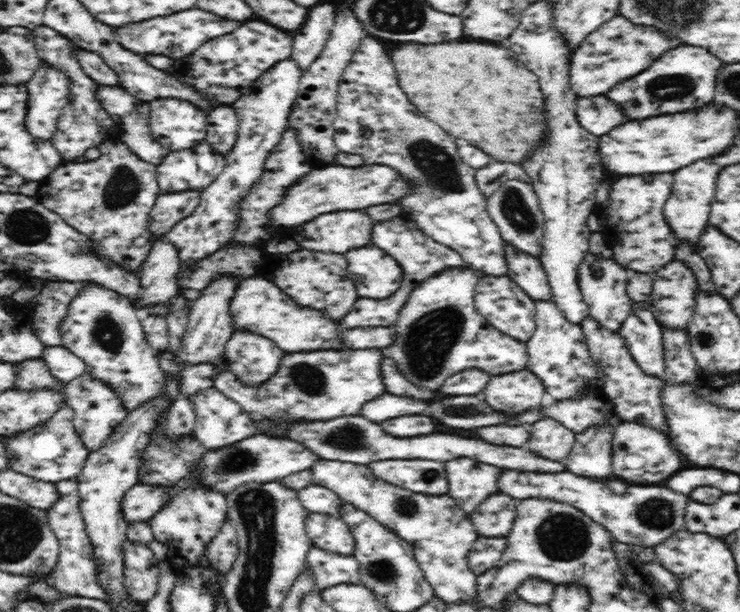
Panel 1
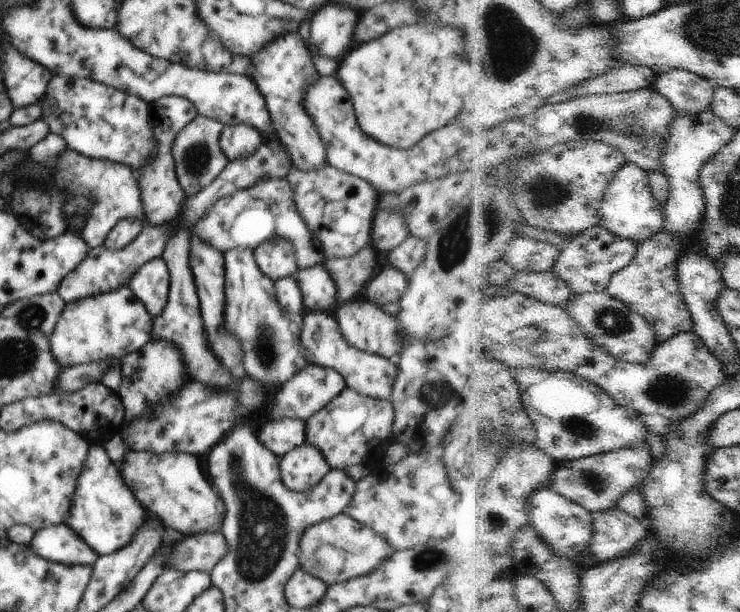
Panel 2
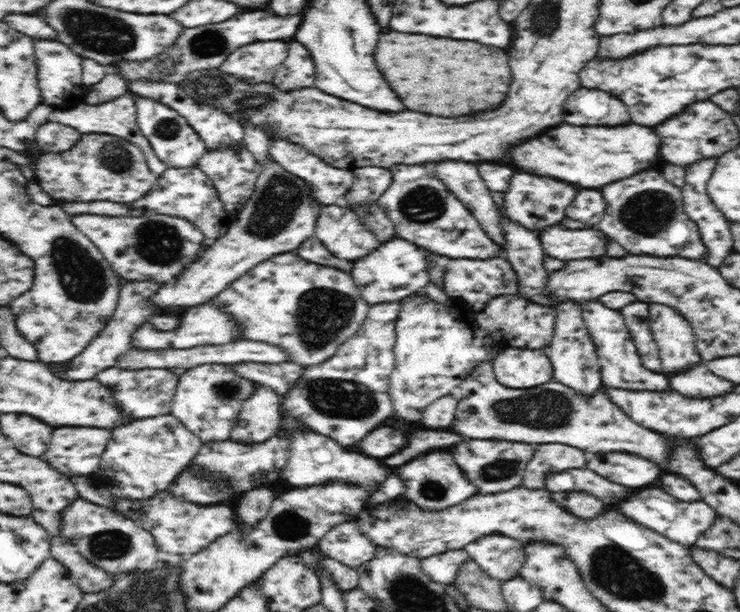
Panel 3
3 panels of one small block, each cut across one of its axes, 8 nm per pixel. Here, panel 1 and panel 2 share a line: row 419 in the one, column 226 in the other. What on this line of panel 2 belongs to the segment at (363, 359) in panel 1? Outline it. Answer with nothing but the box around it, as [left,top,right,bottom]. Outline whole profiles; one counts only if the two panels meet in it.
[223,248,308,386]

